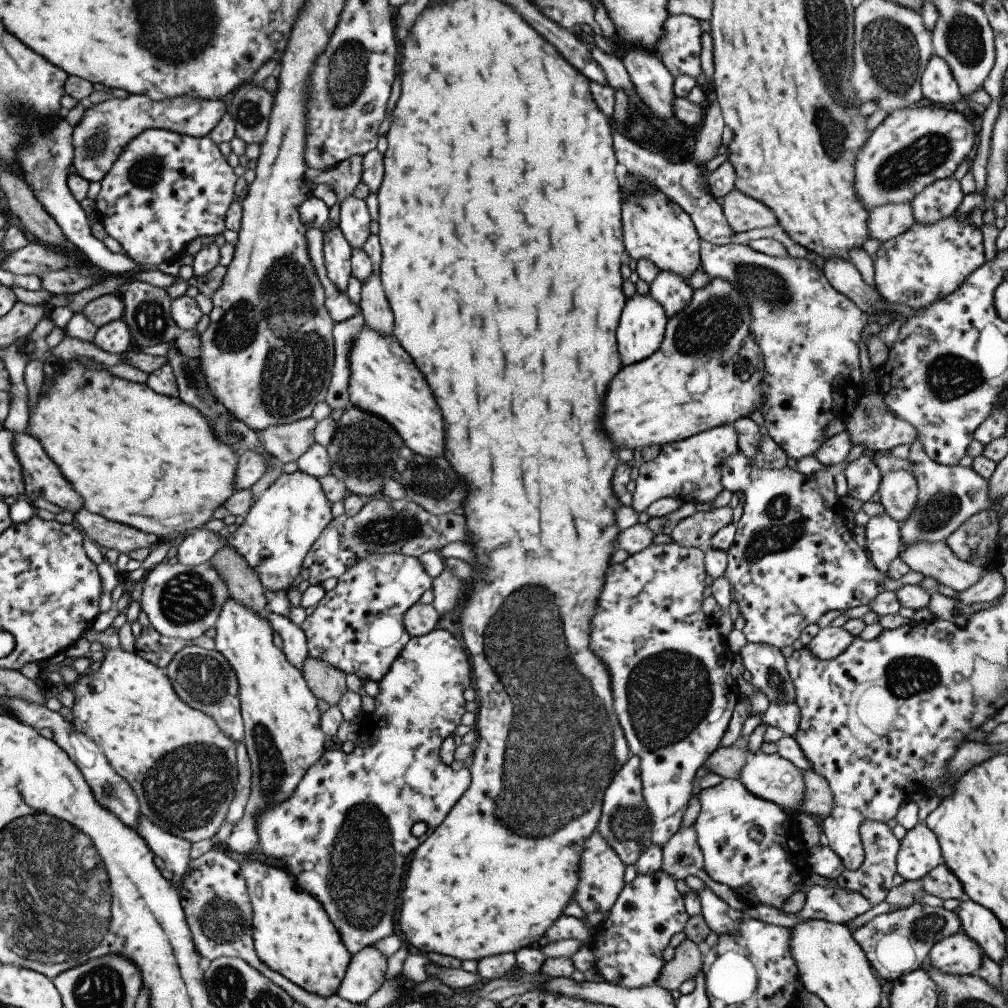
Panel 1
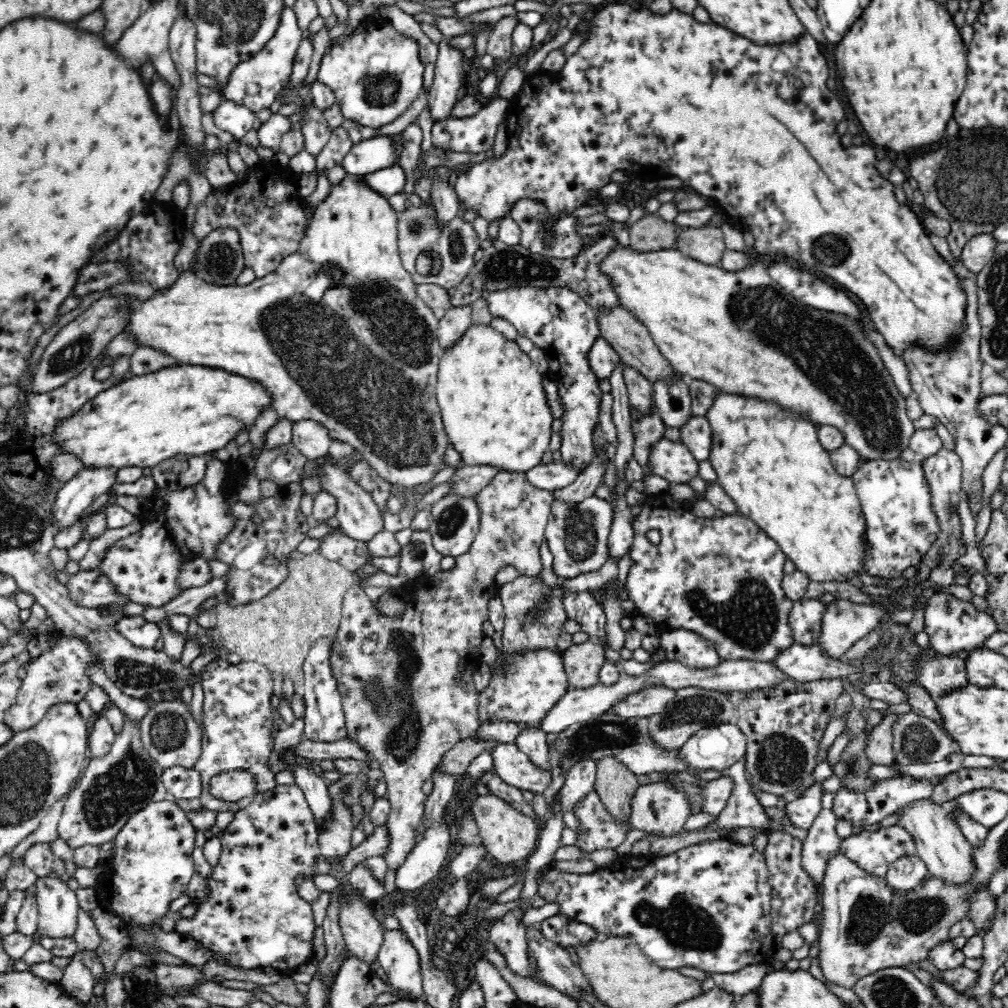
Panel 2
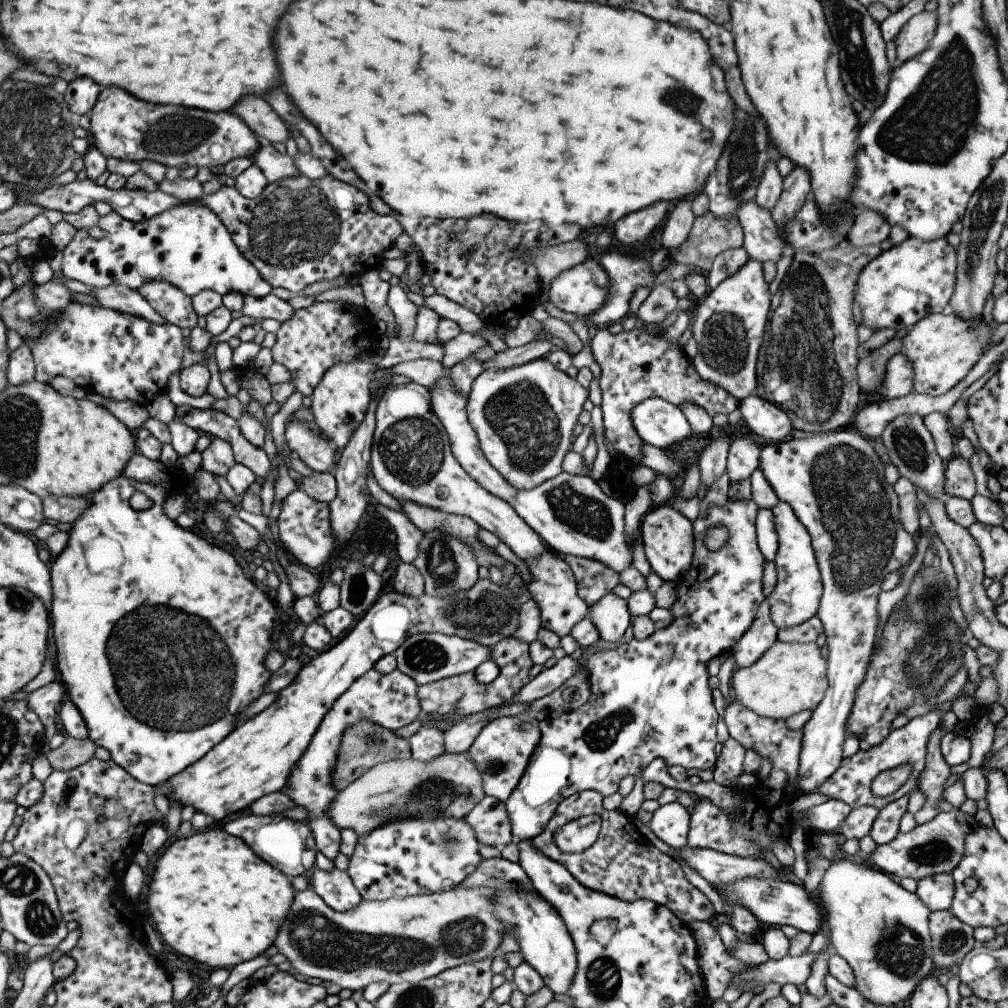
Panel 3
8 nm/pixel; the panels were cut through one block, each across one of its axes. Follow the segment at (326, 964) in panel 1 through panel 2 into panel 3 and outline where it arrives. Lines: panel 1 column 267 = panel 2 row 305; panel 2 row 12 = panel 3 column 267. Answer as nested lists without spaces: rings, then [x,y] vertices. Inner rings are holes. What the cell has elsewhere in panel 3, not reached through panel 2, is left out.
[[[124,475],[104,483],[99,491],[88,496],[89,507],[72,523],[68,544],[51,568],[53,600],[49,611],[50,637],[54,647],[57,677],[65,684],[67,694],[84,718],[89,737],[96,746],[106,748],[111,759],[136,780],[153,787],[206,756],[238,726],[237,717],[258,700],[260,695],[266,693],[265,688],[272,672],[265,665],[265,658],[268,651],[272,650],[273,629],[277,627],[274,619],[277,607],[264,591],[248,579],[234,556],[220,546],[208,543],[195,532],[178,526],[166,516],[162,506],[172,496],[168,484],[167,480],[143,483]],[[134,492],[144,492],[152,500],[152,507],[145,511],[132,509],[130,497]]]

